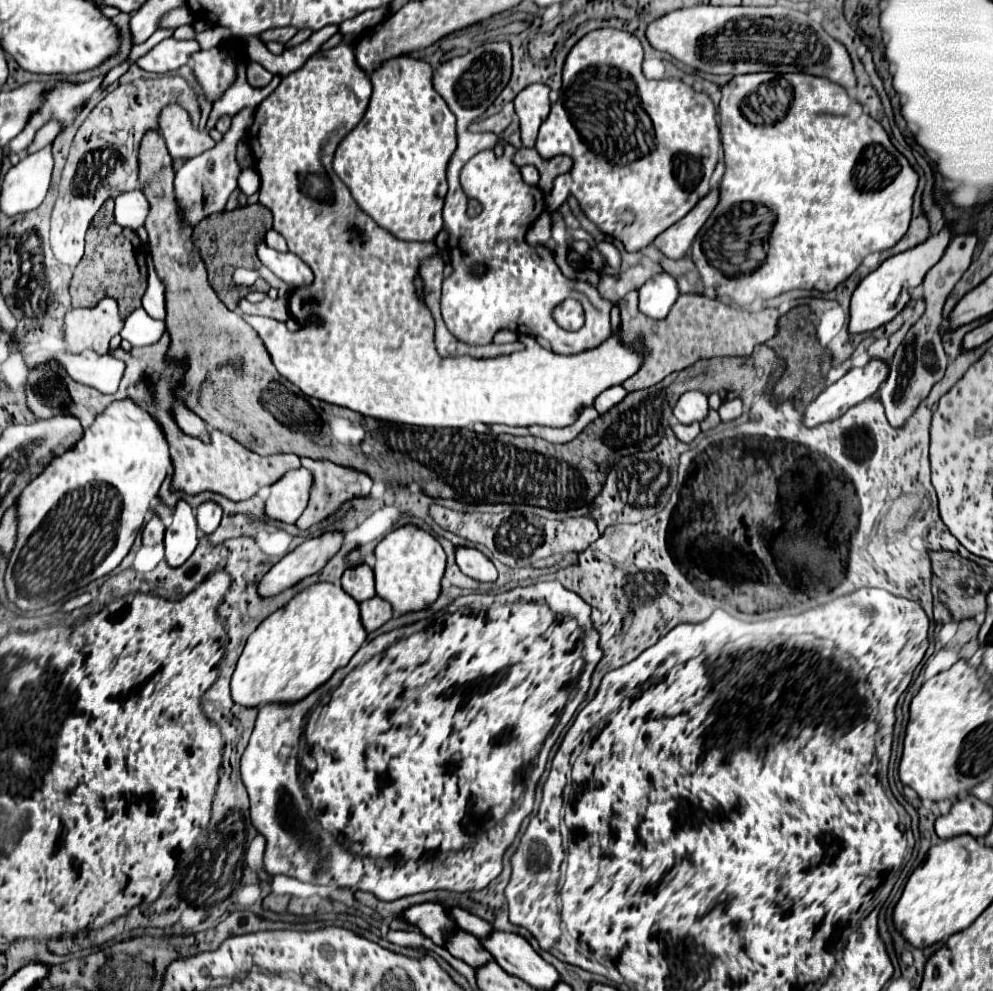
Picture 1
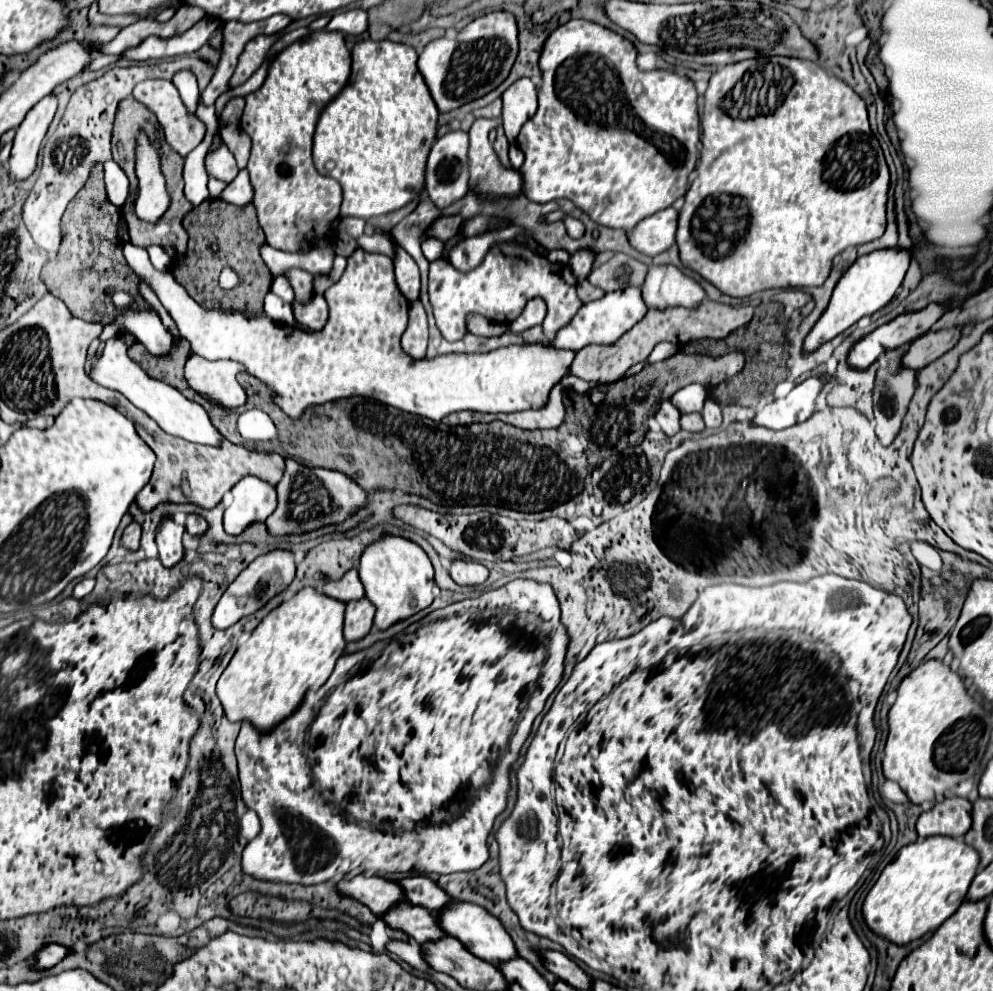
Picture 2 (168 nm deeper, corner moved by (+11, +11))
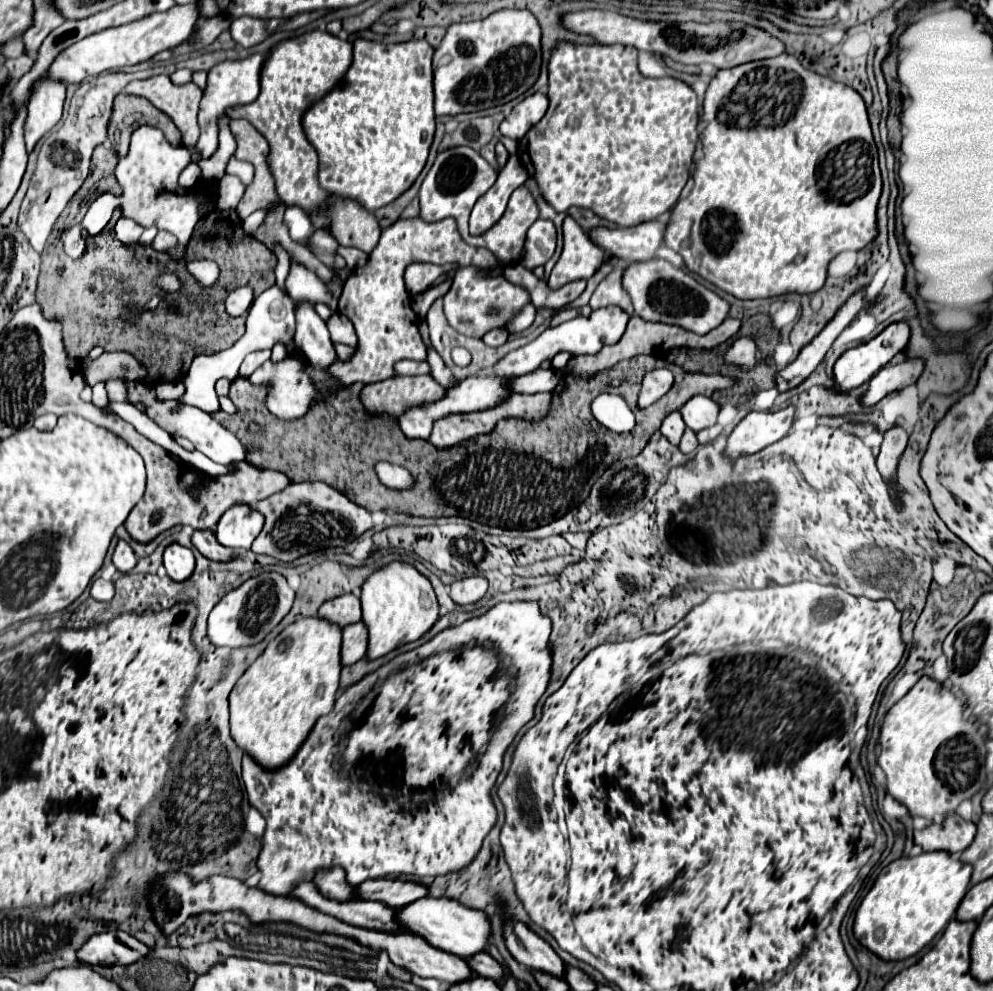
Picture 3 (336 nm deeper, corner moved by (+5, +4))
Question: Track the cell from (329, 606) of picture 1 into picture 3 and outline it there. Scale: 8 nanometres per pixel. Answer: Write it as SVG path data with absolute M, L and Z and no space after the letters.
M318 615L290 623L276 639L272 639L272 643L268 643L262 655L244 671L244 675L238 679L230 693L230 731L238 747L258 757L262 765L284 765L294 755L294 749L302 745L314 721L330 713L330 709L334 707L342 669L340 649L342 627L334 623L330 625L330 621Z

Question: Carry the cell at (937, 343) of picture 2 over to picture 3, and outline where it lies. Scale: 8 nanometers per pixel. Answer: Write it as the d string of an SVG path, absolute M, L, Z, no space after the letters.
M906 359L902 363L880 369L870 381L870 389L862 395L862 403L868 407L876 405L882 397L900 391L908 385L914 385L920 379L922 371L924 371L922 359Z

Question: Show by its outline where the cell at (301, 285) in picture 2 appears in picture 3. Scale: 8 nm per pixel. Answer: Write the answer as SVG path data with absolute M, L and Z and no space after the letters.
M312 301L296 303L294 343L300 347L302 353L306 353L306 359L310 361L312 367L326 369L326 365L330 365L330 361L336 359L326 323L316 313Z

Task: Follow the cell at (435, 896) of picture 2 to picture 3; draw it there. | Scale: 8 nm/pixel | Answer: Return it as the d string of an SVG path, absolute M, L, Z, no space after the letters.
M372 879L358 885L360 899L366 901L382 901L392 909L402 909L412 901L428 897L428 887L414 883L414 881L400 881L400 879Z

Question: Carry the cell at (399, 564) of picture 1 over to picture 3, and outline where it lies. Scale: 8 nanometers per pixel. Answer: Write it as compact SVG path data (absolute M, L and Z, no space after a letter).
M392 561L376 569L362 585L362 619L368 627L368 659L378 659L392 649L420 639L438 619L438 599L432 583L406 561Z

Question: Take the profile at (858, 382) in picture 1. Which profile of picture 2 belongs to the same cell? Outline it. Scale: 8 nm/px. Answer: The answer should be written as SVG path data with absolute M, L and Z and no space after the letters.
M816 376L800 382L784 398L778 398L778 400L758 408L756 416L752 418L752 424L764 426L770 430L784 430L798 422L808 420L822 386L824 386L824 378L816 378Z

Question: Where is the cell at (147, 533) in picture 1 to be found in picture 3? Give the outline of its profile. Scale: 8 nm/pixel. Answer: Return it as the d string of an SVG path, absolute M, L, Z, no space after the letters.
M118 541L116 551L114 551L114 555L112 555L112 563L116 565L118 571L128 573L130 569L134 569L134 565L138 563L138 559L136 559L132 547L130 547L126 541Z

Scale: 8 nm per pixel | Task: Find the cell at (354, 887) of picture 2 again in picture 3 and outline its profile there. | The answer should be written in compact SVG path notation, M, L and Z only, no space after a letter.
M330 869L326 877L318 877L318 889L326 899L336 899L336 901L360 899L356 887L346 881L346 873L342 869Z

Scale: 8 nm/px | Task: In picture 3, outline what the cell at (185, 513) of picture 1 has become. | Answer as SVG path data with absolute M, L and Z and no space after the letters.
M172 543L164 551L164 567L174 581L184 581L194 571L194 555L188 547Z

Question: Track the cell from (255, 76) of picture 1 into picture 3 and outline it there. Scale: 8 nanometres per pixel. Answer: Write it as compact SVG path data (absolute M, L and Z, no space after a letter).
M226 175L220 181L220 191L218 191L218 209L236 209L244 195L244 185L238 177Z

